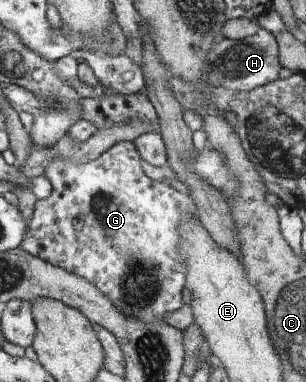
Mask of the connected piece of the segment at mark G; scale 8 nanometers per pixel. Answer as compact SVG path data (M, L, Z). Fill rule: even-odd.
M131 140L115 144L109 151L100 155L96 160L90 162L82 162L77 156L73 159L50 159L49 163L45 165L45 177L52 185L52 192L50 196L37 200L35 211L33 211L33 219L29 221L29 229L25 239L21 241L20 248L27 250L33 256L39 256L45 261L51 262L53 265L66 269L68 272L74 272L79 277L91 281L95 284L111 301L120 309L120 312L125 312L127 315L138 317L140 320L146 322L156 322L161 320L165 322L162 317L173 310L177 311L183 307L183 289L186 287L187 266L184 258L180 253L178 245L180 244L180 223L187 216L198 217L196 203L194 199L183 193L179 193L177 189L169 186L166 182L160 182L150 179L145 175L145 169L141 165L142 155L137 149L137 144Z

